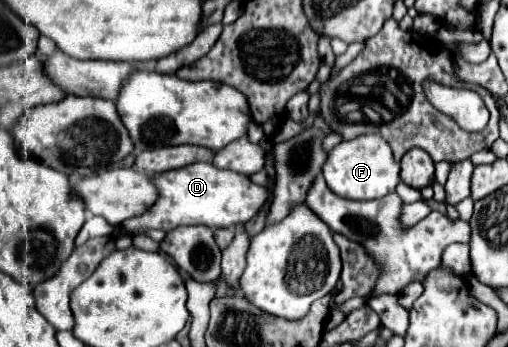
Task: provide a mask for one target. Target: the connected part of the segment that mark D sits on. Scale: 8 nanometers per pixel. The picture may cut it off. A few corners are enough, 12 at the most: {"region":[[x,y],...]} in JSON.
{"region":[[192,163],[154,175],[142,229],[226,229],[270,199],[246,175]]}

